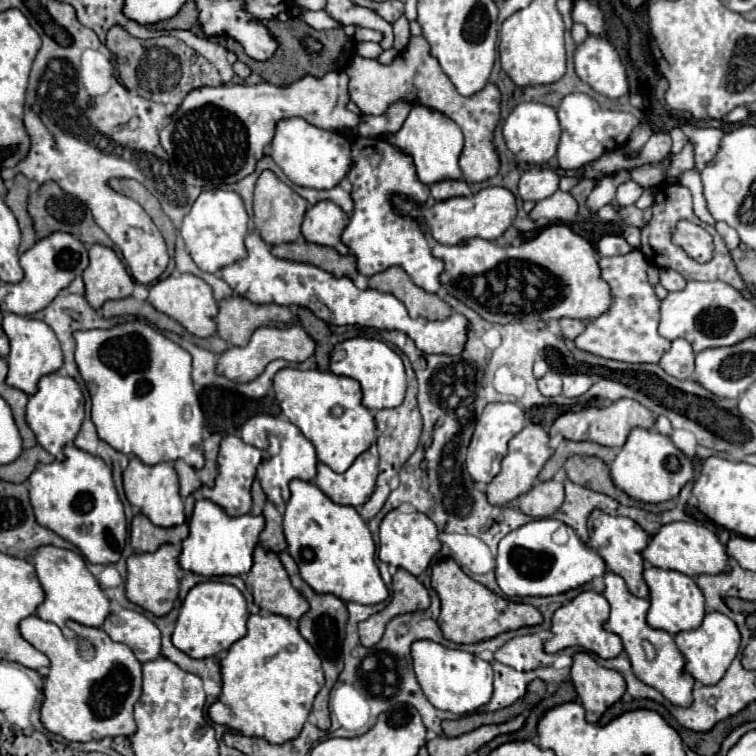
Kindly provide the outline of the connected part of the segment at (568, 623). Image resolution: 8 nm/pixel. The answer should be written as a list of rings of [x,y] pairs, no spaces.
[[[583,591],[573,601],[569,601],[567,605],[563,605],[563,607],[559,607],[555,611],[553,627],[551,627],[553,639],[549,639],[545,643],[545,651],[547,653],[557,653],[557,651],[561,651],[565,647],[581,645],[587,651],[599,655],[601,659],[613,659],[623,651],[623,645],[621,645],[619,635],[605,629],[607,621],[609,621],[609,603],[607,603],[607,599],[601,593]]]

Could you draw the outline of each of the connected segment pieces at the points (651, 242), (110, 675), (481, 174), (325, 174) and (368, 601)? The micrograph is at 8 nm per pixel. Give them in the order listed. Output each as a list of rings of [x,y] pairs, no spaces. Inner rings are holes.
[[[661,183],[661,185],[657,185],[653,203],[655,203],[655,205],[651,205],[653,217],[651,217],[649,225],[641,229],[641,245],[639,245],[641,253],[647,257],[649,263],[653,263],[657,267],[663,267],[663,269],[675,269],[687,281],[713,281],[713,279],[719,279],[719,281],[725,281],[725,283],[729,283],[737,289],[749,289],[749,285],[745,285],[743,279],[739,277],[739,273],[735,271],[735,265],[731,261],[731,255],[729,255],[723,239],[719,237],[719,233],[713,227],[705,225],[705,231],[709,231],[713,235],[713,243],[715,243],[713,259],[709,263],[697,263],[695,259],[689,259],[689,255],[685,255],[685,251],[681,251],[681,247],[677,247],[673,243],[673,227],[677,227],[677,223],[681,219],[689,219],[691,223],[701,225],[701,221],[693,213],[691,191],[685,185],[679,185],[679,183]]]
[[[29,615],[19,623],[23,639],[45,653],[51,661],[49,673],[45,675],[41,723],[45,729],[61,735],[67,741],[133,735],[137,729],[133,721],[133,705],[141,695],[141,663],[127,645],[111,641],[103,629],[85,627],[75,621],[67,621],[65,625],[75,631],[75,639],[65,639],[55,623],[43,621],[35,615]],[[79,639],[93,645],[93,659],[85,659],[81,655]]]
[[[411,37],[405,53],[399,53],[391,65],[383,65],[377,59],[363,59],[355,55],[353,63],[347,67],[349,75],[349,97],[359,107],[361,115],[383,115],[387,105],[397,99],[405,99],[409,103],[429,105],[449,119],[453,119],[465,135],[465,151],[469,151],[469,161],[465,161],[465,181],[479,183],[487,181],[497,173],[499,161],[493,149],[493,129],[499,121],[499,89],[493,83],[487,83],[473,97],[463,97],[457,93],[437,59],[433,59],[429,51],[429,43],[425,37]],[[421,89],[421,95],[419,95]]]
[[[289,117],[277,123],[269,155],[291,183],[313,189],[331,189],[349,173],[349,147],[351,139],[347,135],[319,129],[301,117]]]
[[[293,479],[291,499],[287,501],[283,515],[283,529],[289,555],[299,565],[299,573],[311,589],[361,605],[375,605],[387,599],[387,585],[375,565],[375,543],[371,531],[353,507],[335,505],[317,485]]]

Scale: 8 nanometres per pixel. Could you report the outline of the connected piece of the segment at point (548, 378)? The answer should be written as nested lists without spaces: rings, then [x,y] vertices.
[[[547,371],[547,375],[543,379],[539,379],[537,383],[539,383],[539,391],[545,397],[561,395],[561,377],[555,371]]]

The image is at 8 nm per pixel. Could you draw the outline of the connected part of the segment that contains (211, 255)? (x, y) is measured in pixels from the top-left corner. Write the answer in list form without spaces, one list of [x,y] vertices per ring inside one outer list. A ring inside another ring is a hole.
[[[203,191],[197,197],[197,203],[193,203],[189,215],[185,215],[181,227],[181,237],[197,267],[215,273],[235,261],[245,259],[247,251],[243,239],[247,235],[247,221],[249,217],[243,199],[235,191]]]

